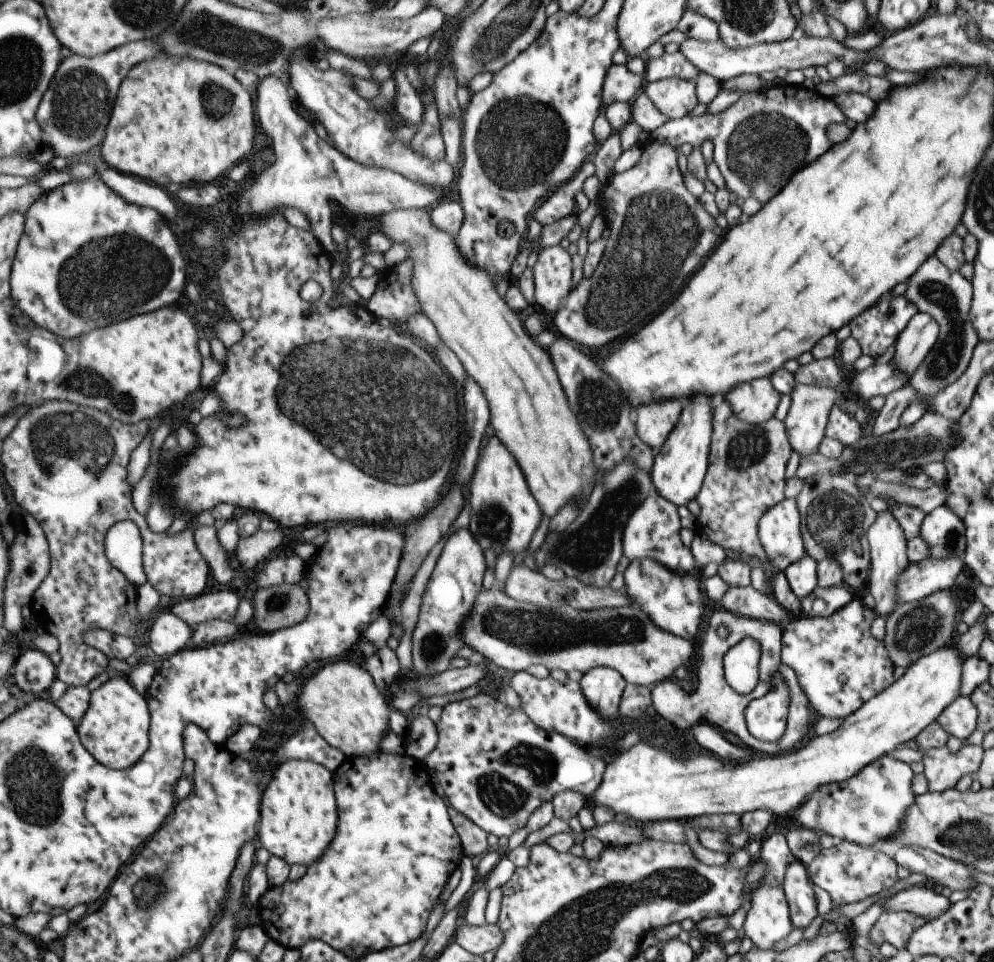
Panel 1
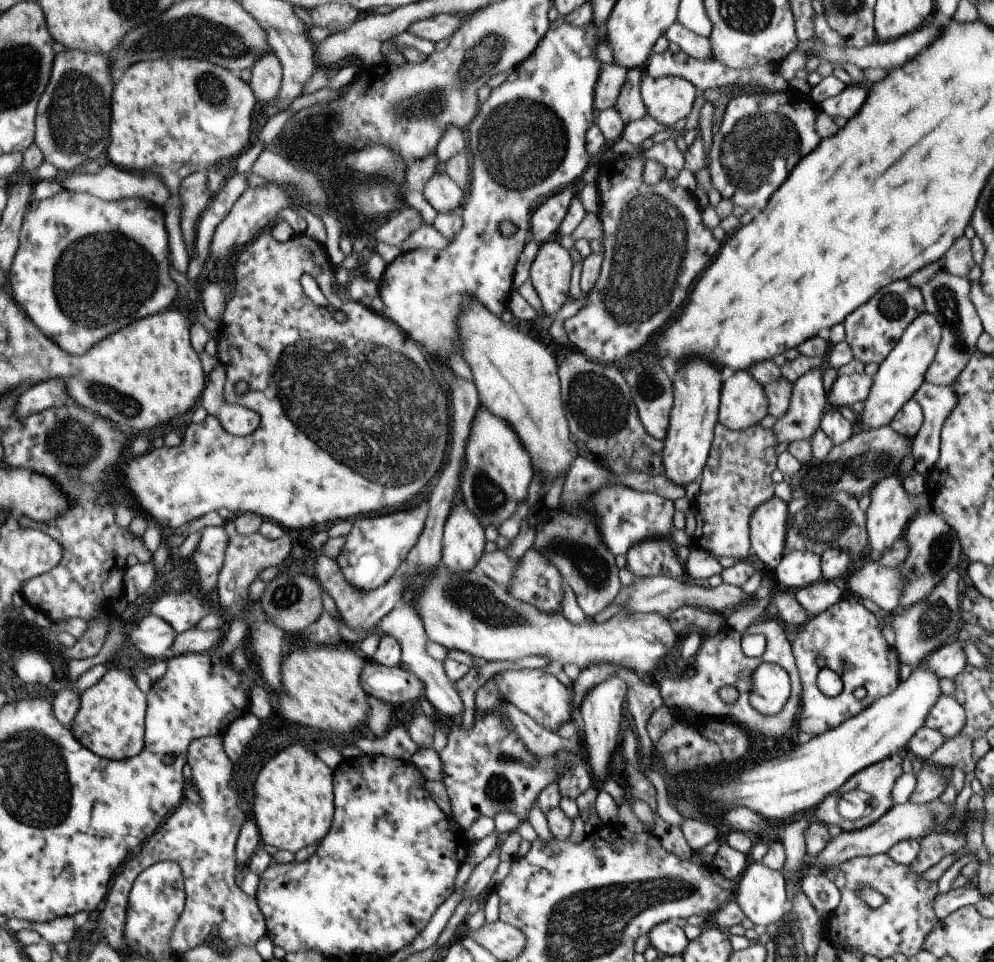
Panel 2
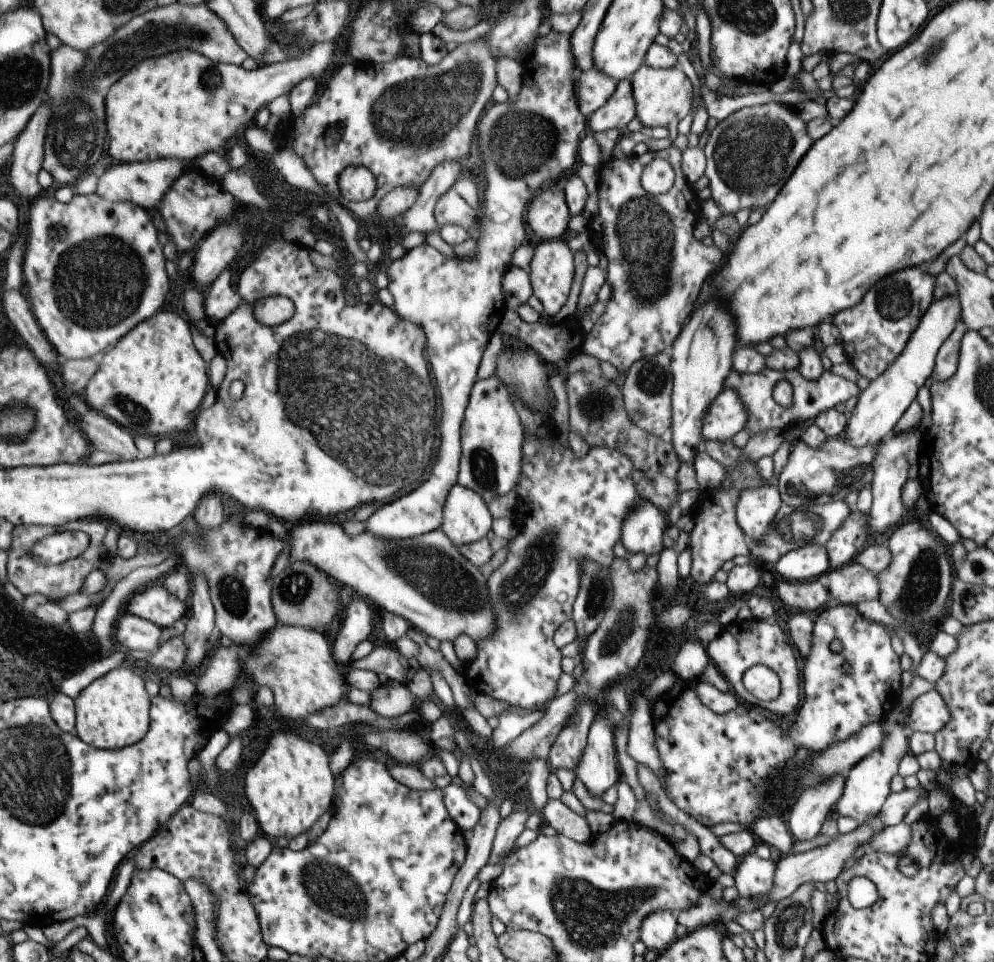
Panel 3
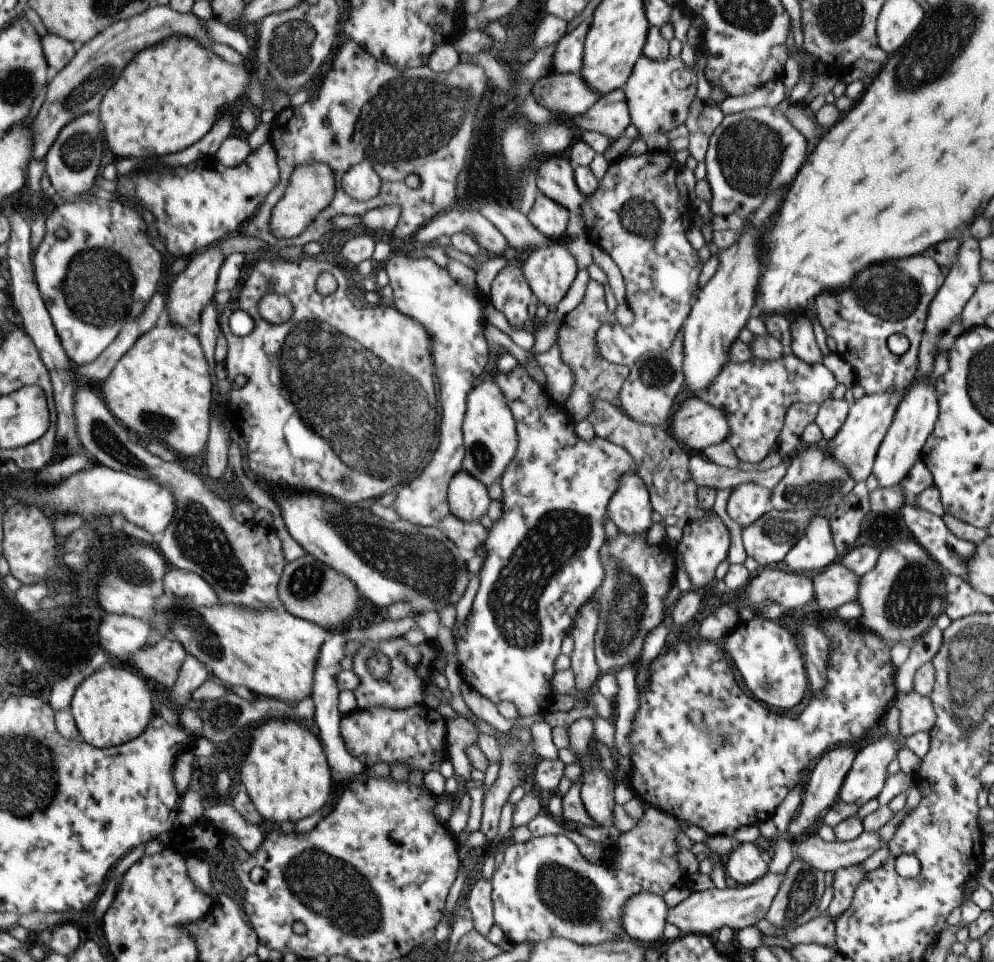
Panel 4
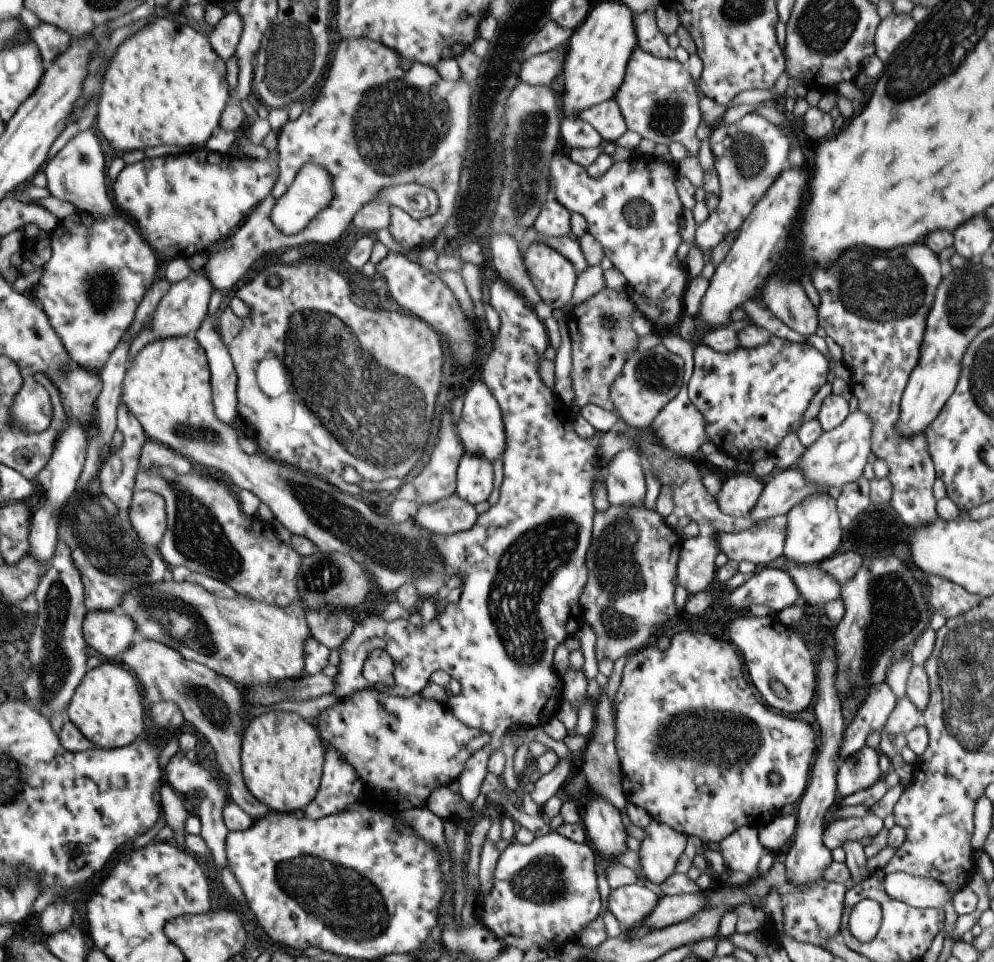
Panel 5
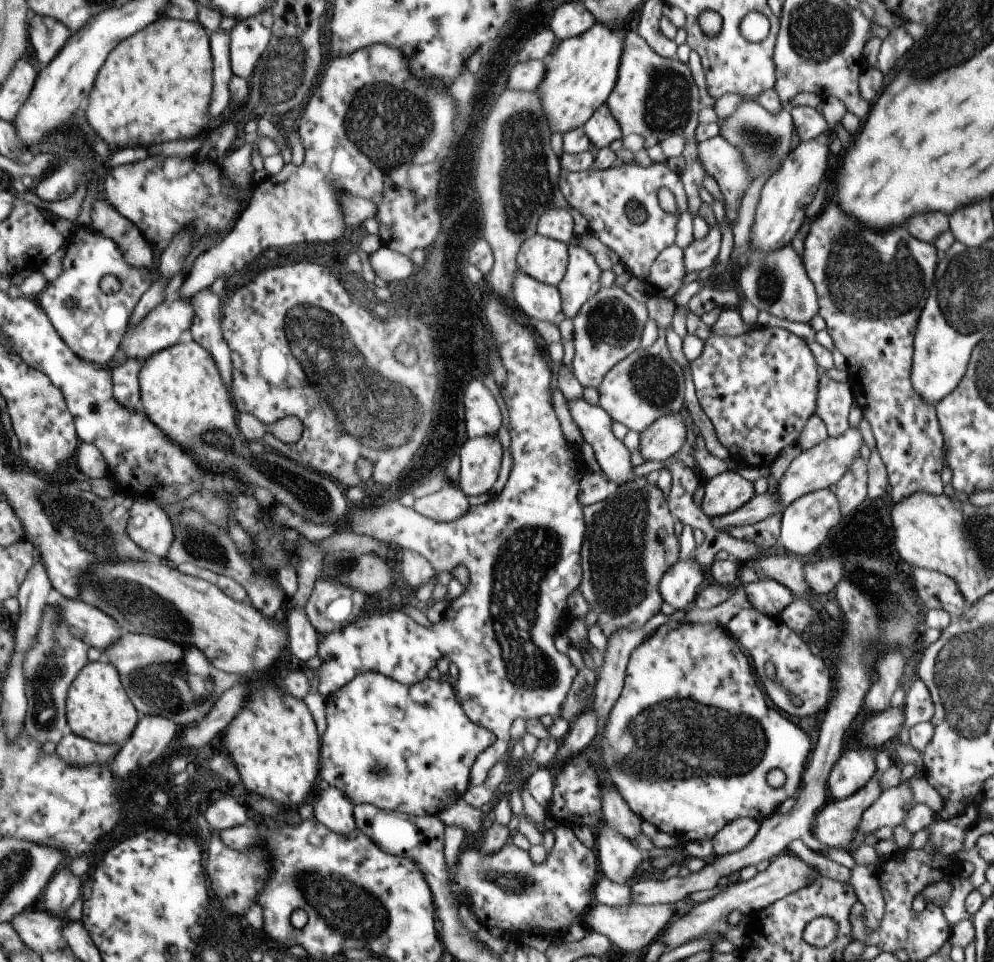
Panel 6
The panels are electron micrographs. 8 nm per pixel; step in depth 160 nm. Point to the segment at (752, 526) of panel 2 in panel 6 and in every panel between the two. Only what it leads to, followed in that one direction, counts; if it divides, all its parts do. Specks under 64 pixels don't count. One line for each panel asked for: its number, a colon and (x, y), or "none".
3: (754, 509)
4: (747, 502)
5: (737, 496)
6: (723, 493)

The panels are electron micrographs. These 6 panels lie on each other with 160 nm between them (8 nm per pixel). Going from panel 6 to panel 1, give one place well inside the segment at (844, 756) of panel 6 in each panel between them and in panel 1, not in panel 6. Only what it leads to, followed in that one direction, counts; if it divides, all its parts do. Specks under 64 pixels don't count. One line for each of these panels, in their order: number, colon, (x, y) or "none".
1: (868, 808)
2: (866, 796)
3: (866, 785)
4: (865, 778)
5: (860, 770)

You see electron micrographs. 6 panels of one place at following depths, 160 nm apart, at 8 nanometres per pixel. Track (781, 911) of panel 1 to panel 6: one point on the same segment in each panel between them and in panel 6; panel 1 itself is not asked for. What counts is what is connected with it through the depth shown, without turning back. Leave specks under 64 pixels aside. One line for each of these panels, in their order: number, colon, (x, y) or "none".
2: (760, 893)
3: (752, 876)
4: (744, 864)
5: (741, 851)
6: (733, 836)

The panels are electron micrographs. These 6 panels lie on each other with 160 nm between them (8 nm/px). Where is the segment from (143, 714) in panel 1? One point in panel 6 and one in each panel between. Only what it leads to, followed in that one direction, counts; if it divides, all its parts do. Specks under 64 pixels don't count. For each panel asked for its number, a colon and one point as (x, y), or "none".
2: (112, 721)
3: (114, 712)
4: (112, 706)
5: (108, 708)
6: (98, 707)

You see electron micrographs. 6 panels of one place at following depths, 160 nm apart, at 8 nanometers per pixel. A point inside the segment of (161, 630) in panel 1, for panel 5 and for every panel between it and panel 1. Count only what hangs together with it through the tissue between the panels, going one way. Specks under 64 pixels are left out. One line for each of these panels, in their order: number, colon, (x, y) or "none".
2: (155, 637)
3: (136, 633)
4: (120, 635)
5: (108, 633)

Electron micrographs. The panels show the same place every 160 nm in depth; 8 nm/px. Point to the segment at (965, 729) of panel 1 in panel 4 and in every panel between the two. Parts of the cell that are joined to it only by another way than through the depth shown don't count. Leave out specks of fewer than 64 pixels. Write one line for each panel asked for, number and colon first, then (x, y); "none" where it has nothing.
2: (946, 716)
3: (927, 713)
4: (915, 714)

